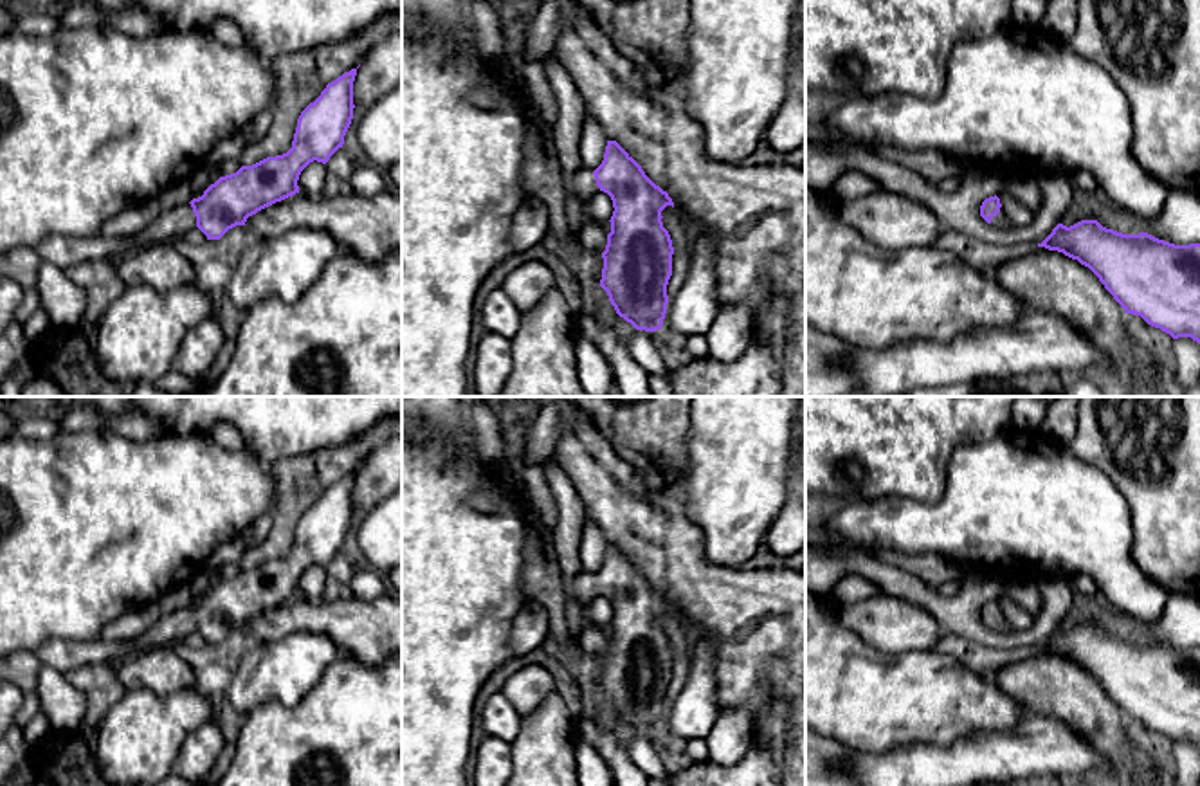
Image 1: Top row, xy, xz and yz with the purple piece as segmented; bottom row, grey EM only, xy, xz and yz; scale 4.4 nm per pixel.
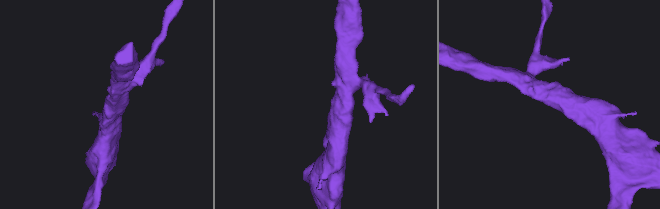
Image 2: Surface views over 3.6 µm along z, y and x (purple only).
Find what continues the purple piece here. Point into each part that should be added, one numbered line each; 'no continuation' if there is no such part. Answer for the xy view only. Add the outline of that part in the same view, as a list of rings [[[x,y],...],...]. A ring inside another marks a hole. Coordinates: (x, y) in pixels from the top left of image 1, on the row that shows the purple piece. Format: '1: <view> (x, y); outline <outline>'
1: xy (63, 251); outline [[[191,204],[164,211],[142,233],[124,238],[72,238],[54,234],[34,247],[41,261],[52,263],[59,269],[68,269],[88,260],[117,261],[128,254],[128,249],[148,247],[151,243],[173,242],[182,238],[186,231],[196,227],[196,216]]]

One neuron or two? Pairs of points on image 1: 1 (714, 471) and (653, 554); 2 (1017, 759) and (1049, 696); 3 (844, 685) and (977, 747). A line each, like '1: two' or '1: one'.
1: two
2: two
3: two

